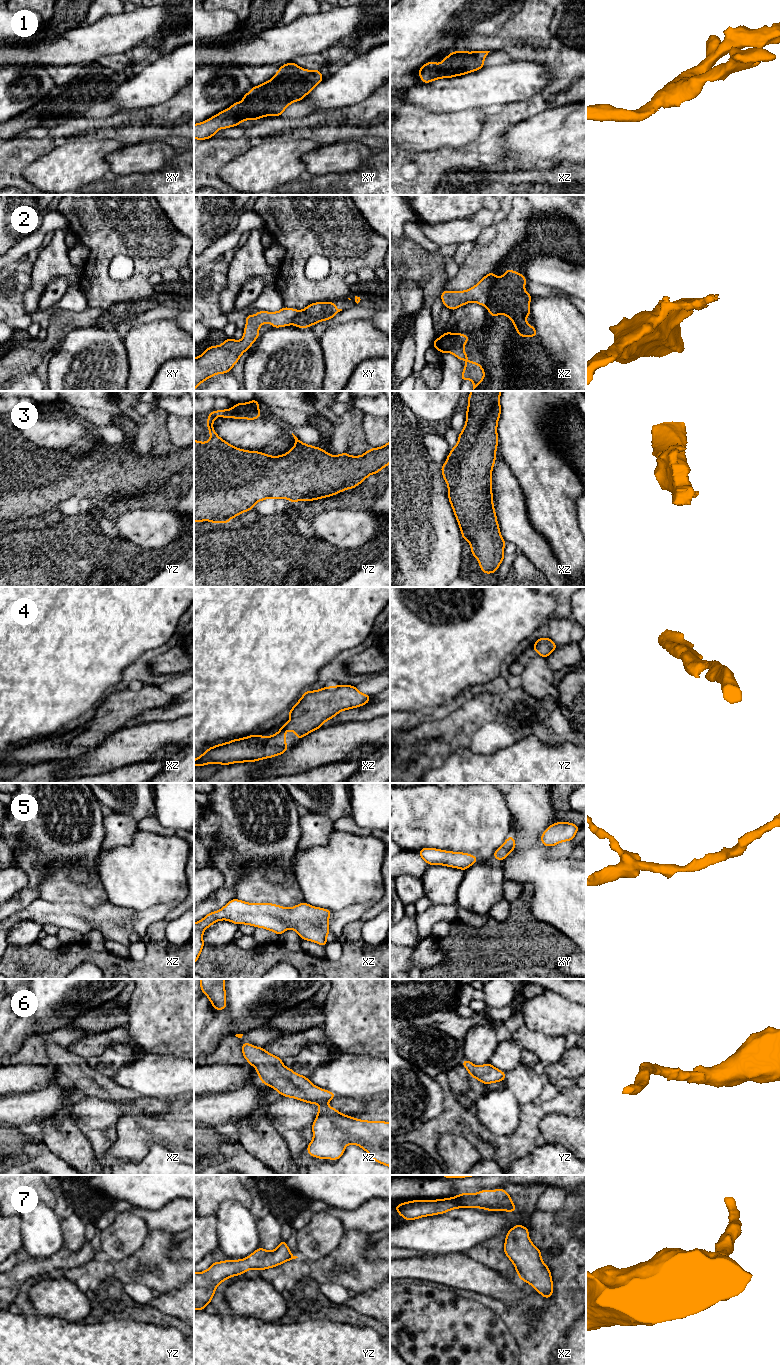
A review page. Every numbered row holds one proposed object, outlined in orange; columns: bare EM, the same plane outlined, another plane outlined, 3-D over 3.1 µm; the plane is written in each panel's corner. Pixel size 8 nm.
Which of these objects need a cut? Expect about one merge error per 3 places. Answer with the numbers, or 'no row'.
2

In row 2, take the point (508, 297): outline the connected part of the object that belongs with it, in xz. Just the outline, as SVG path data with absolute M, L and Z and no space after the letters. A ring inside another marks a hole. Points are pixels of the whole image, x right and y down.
M507 269L504 275L496 279L487 310L492 317L499 314L509 317L519 336L535 337L537 336L535 327L526 322L526 317L531 315L530 300L532 298L524 289L526 281L524 275Z

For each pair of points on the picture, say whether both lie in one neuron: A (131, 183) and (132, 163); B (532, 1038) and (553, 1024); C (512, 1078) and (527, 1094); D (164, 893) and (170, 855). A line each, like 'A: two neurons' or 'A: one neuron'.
A: two neurons
B: two neurons
C: one neuron
D: one neuron

